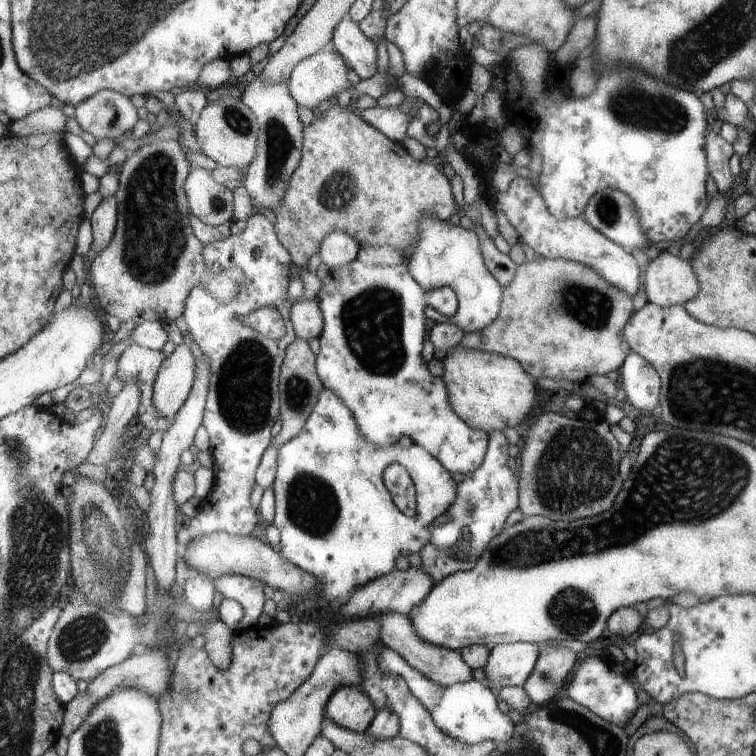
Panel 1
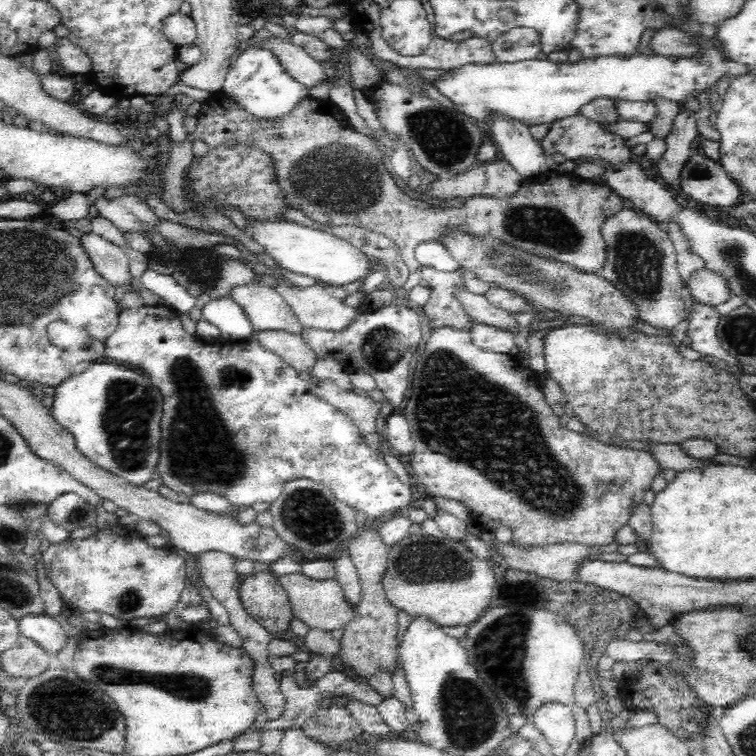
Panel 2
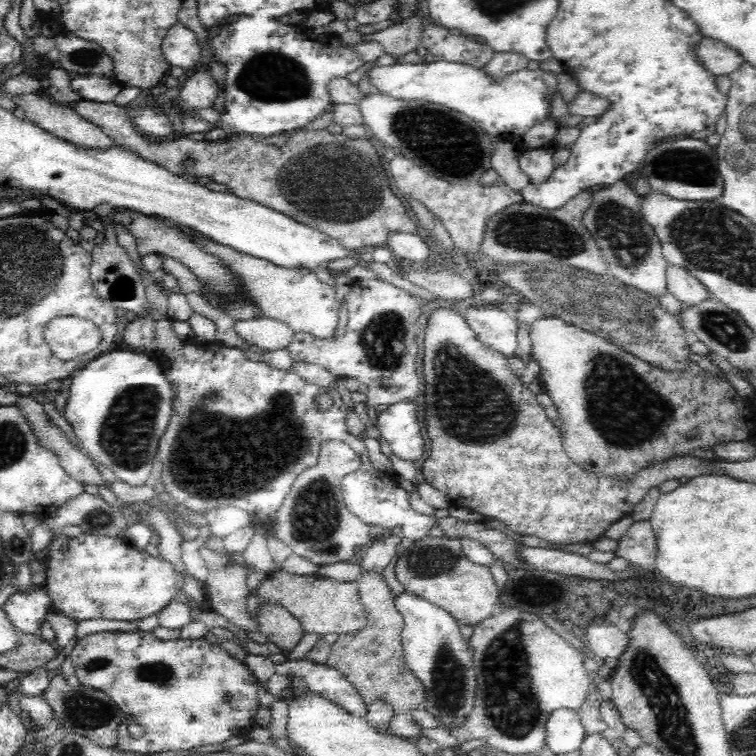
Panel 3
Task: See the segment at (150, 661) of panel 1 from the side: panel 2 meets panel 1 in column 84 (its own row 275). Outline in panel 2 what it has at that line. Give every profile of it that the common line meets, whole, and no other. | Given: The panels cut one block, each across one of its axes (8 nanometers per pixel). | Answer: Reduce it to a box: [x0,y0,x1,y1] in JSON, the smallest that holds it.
[687,267,732,306]

